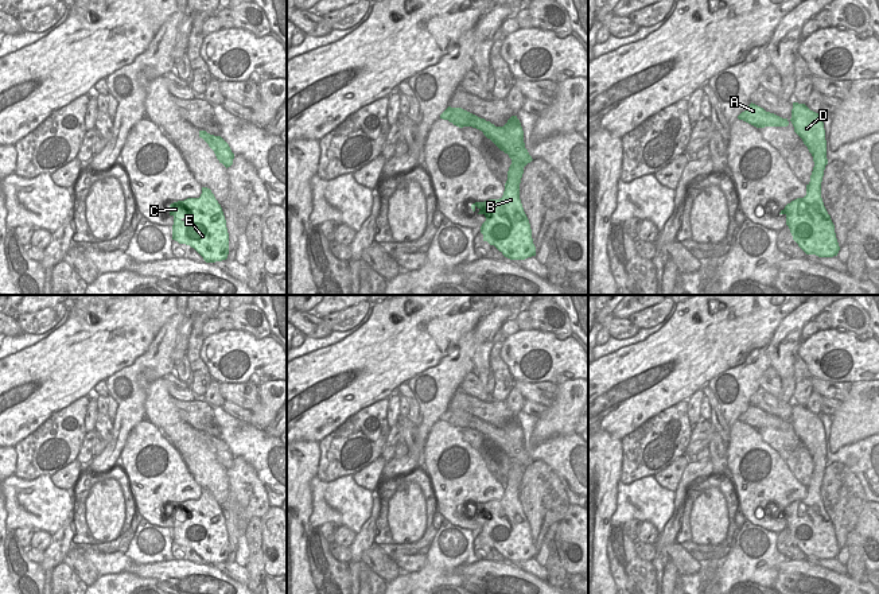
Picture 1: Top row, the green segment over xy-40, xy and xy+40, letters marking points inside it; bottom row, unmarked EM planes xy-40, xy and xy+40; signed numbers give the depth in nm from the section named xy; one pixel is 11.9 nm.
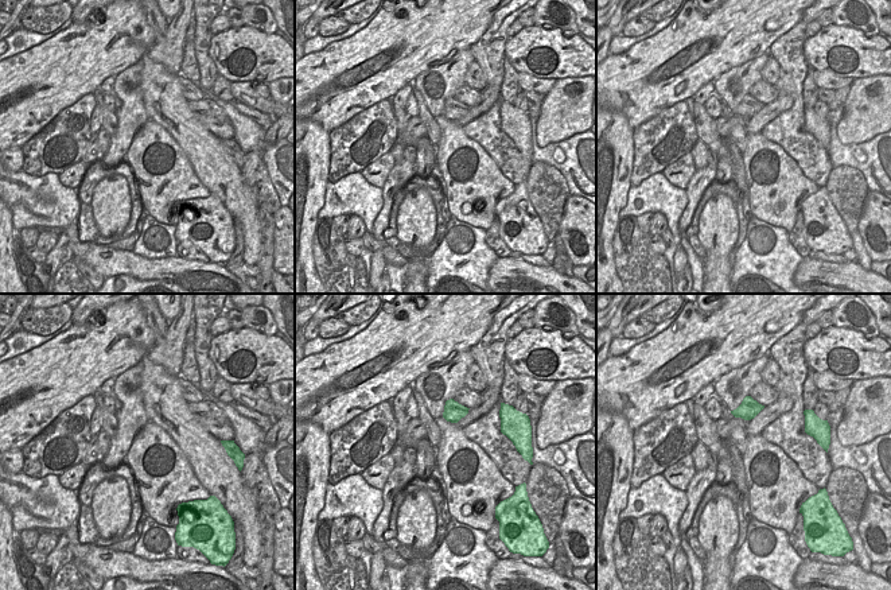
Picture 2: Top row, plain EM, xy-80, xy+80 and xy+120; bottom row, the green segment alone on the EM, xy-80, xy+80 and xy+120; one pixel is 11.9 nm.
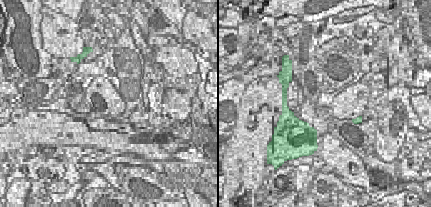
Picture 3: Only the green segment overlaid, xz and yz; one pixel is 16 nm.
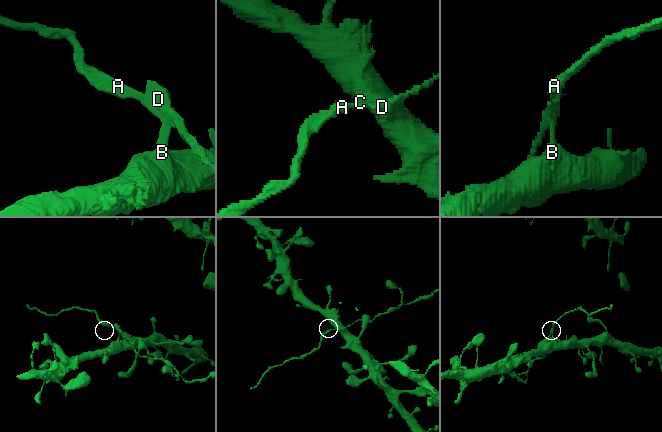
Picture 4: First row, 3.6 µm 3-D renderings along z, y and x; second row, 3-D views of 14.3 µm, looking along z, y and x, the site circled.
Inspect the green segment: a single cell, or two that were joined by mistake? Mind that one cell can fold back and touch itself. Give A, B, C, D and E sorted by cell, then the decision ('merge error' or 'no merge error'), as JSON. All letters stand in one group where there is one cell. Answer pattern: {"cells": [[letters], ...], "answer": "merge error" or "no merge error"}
{"cells": [["A", "D"], ["B", "C", "E"]], "answer": "merge error"}

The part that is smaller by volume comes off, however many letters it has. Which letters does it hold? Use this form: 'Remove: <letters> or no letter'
Remove: A, D

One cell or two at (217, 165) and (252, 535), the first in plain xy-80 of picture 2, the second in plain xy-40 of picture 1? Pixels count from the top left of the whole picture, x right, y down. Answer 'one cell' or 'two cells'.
two cells

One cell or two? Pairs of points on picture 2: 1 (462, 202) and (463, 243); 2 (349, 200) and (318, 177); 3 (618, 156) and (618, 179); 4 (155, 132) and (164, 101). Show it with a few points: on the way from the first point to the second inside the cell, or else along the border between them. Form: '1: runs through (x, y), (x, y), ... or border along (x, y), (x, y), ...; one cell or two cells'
1: border along (452, 216), (485, 231); two cells
2: border along (327, 179), (323, 206), (318, 212); two cells
3: runs through (618, 162), (618, 174); one cell
4: border along (148, 119), (158, 123), (179, 147); two cells

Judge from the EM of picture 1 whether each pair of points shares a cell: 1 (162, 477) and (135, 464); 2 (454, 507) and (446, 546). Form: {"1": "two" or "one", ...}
{"1": "one", "2": "two"}

